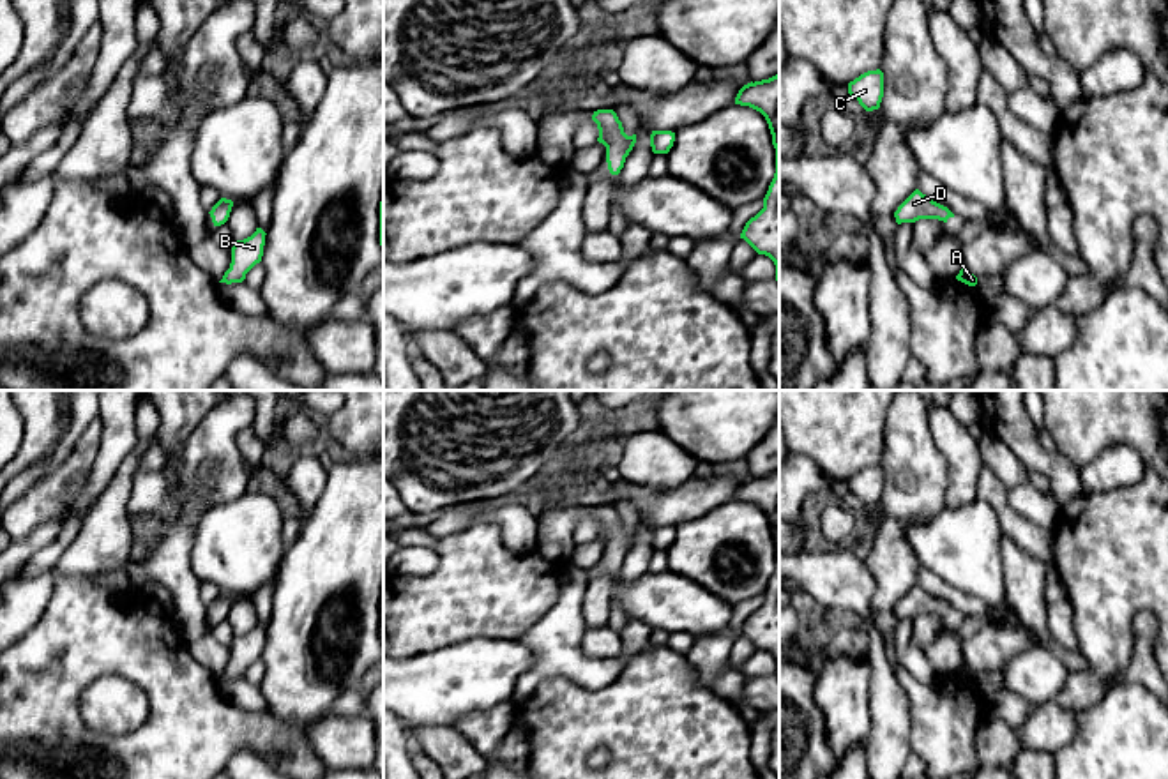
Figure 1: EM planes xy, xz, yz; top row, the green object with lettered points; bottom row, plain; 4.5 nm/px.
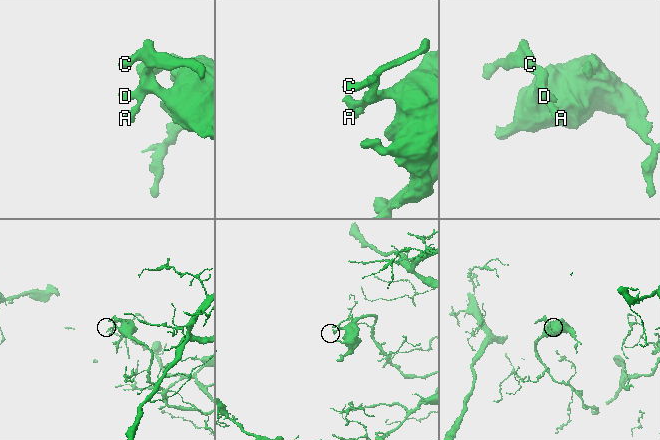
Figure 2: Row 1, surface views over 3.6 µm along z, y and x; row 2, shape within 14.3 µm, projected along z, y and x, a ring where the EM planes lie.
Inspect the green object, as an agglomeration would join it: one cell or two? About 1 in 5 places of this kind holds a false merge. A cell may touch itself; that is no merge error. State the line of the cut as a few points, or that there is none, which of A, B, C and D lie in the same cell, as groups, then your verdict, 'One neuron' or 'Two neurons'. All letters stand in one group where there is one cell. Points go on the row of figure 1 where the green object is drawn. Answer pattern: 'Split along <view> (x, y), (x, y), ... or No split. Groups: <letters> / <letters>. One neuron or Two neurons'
No split. Groups: A B C D. One neuron

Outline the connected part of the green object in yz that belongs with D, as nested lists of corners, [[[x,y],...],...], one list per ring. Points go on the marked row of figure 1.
[[[915,189],[894,212],[896,223],[915,223],[919,219],[938,219],[947,223],[954,214]]]

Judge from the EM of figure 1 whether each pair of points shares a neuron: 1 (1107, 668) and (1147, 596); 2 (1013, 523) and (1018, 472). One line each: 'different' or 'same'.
1: same
2: different

